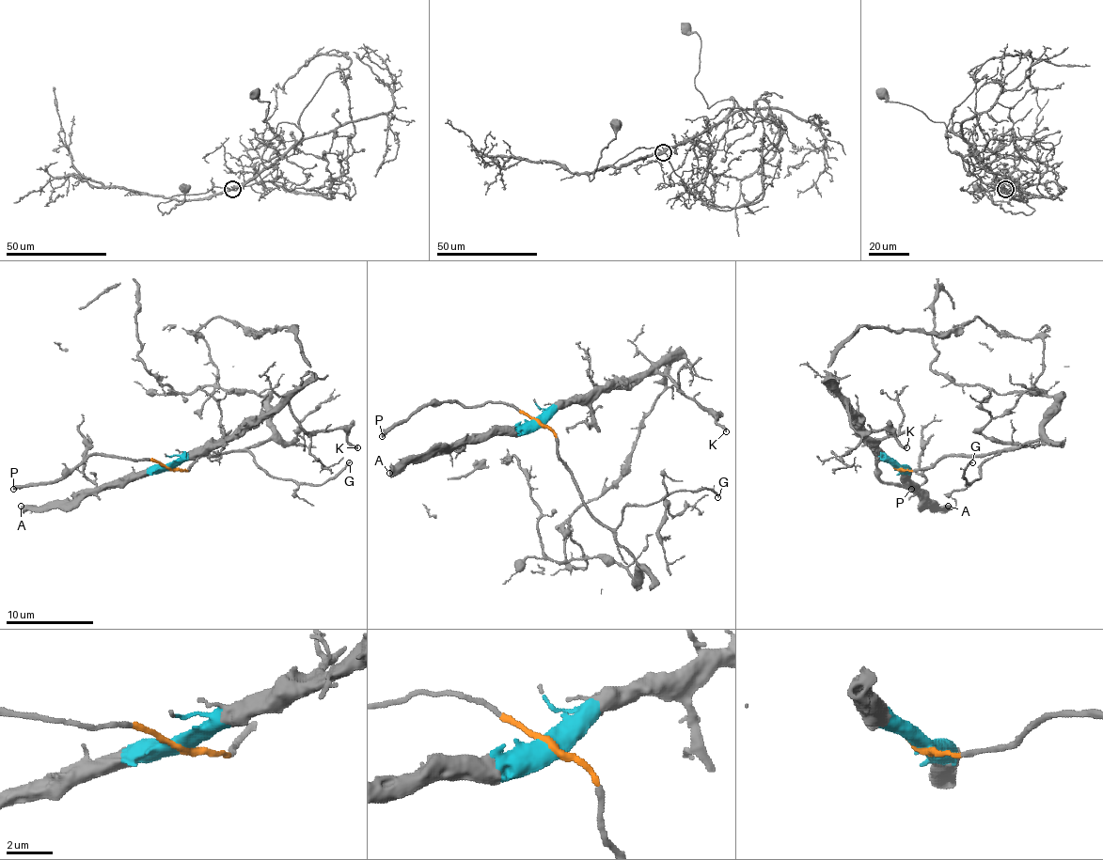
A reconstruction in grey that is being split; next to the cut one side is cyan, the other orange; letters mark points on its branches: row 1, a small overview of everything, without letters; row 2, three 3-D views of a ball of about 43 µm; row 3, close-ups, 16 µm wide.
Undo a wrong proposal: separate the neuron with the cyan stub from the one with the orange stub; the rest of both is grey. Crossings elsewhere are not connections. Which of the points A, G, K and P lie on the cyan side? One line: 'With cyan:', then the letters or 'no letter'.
With cyan: A, K

